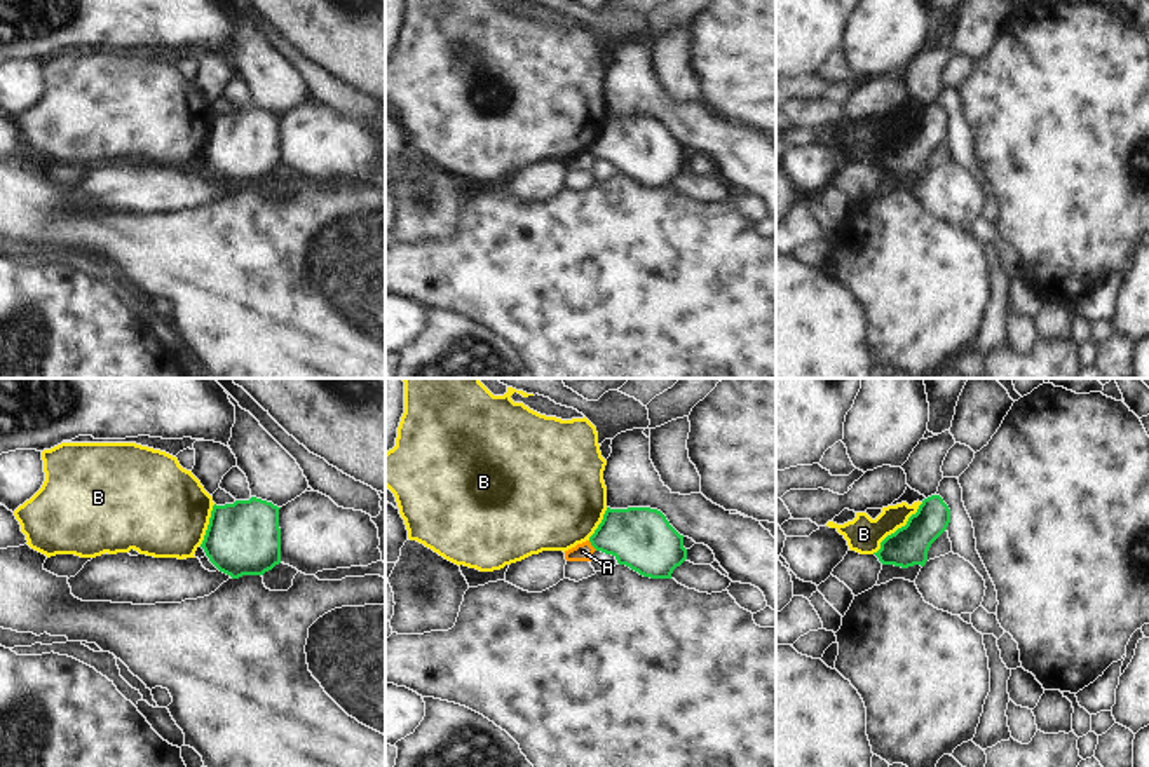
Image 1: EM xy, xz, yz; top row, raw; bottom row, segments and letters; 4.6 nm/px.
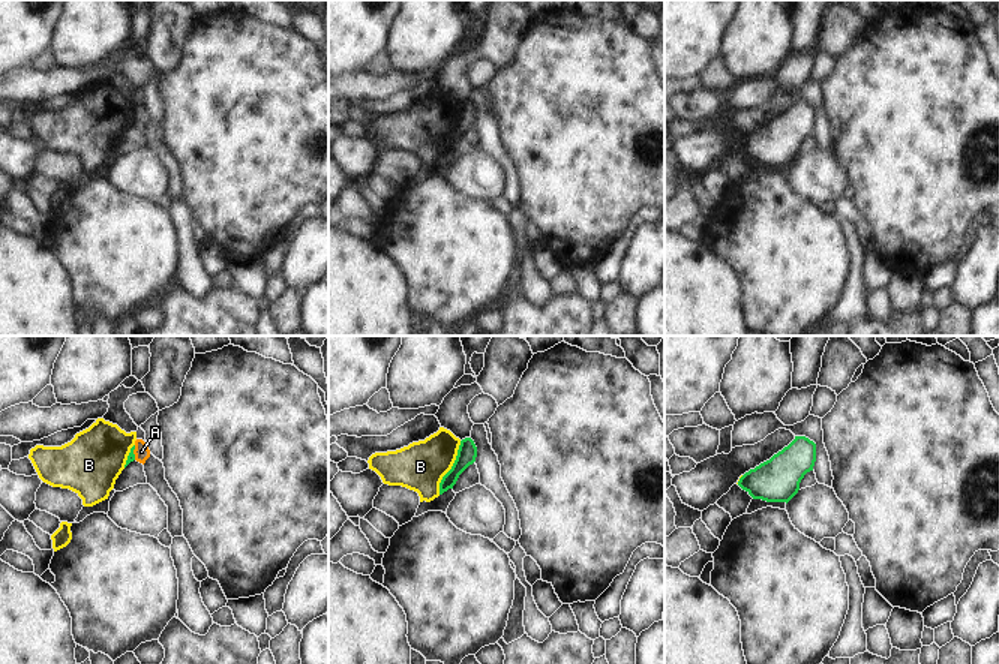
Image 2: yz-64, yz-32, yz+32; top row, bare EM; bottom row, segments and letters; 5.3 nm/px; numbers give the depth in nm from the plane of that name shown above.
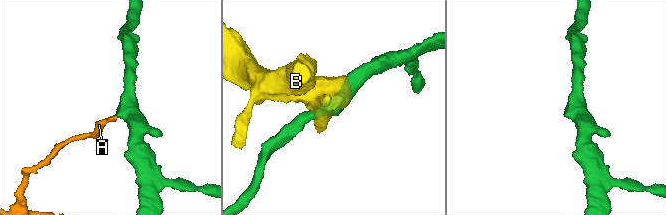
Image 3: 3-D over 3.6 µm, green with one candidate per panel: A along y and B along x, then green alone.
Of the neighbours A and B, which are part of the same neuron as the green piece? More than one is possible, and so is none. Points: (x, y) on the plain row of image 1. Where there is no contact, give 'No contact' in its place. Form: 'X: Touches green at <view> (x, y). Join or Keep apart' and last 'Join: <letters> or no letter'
A: Touches green at xz (593, 156). Keep apart
B: Touches green at yz (898, 138). Keep apart
Join: no letter

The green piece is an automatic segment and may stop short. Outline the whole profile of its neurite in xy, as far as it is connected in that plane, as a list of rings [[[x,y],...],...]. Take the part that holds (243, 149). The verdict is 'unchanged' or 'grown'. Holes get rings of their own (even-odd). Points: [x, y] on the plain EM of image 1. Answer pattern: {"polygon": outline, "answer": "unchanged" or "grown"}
{"polygon": [[[256,106],[214,113],[201,157],[232,188],[263,185],[281,173],[279,119]]], "answer": "unchanged"}

